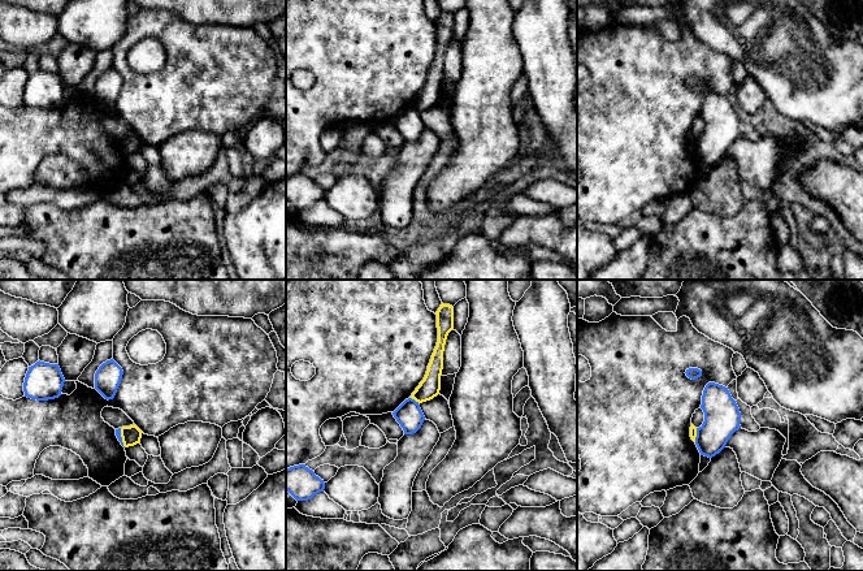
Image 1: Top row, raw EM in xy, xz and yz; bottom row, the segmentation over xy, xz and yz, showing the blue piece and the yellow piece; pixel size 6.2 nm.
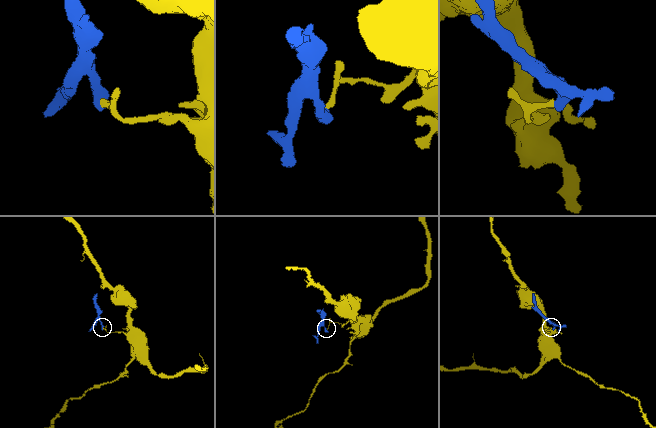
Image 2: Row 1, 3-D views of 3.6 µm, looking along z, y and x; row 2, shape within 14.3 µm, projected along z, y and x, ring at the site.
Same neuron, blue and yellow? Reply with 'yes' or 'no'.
no

